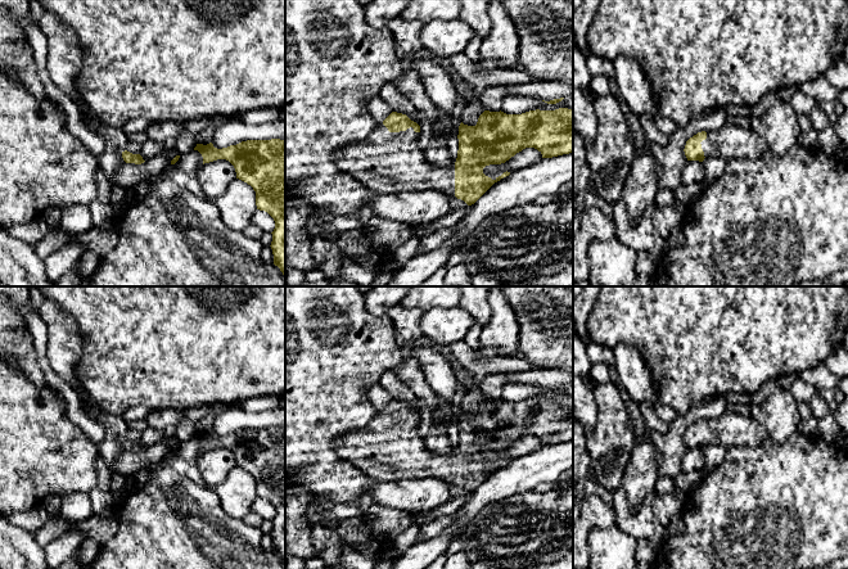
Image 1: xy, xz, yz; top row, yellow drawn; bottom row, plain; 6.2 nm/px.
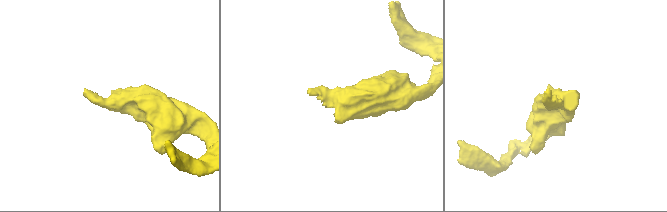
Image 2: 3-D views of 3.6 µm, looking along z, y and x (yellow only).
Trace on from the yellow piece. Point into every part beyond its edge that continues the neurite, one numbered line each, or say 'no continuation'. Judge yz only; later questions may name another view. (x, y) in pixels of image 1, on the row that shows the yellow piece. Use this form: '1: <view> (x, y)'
1: yz (730, 141)

